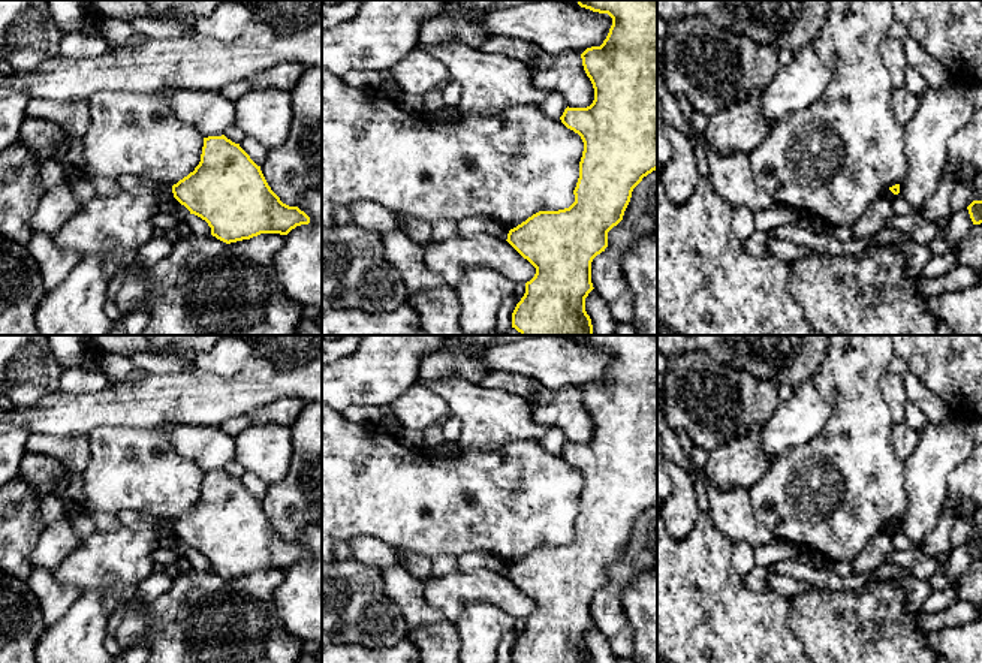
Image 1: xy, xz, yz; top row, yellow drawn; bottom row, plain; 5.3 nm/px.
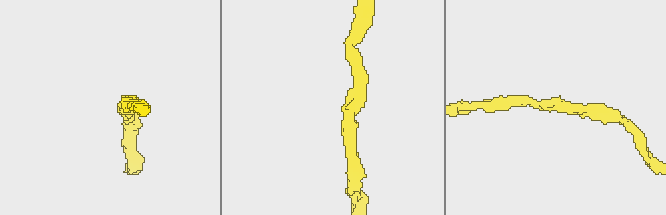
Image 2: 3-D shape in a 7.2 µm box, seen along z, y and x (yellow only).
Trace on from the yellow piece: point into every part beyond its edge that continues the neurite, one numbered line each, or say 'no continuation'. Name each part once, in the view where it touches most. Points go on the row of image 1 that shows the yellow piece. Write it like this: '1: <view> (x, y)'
no continuation

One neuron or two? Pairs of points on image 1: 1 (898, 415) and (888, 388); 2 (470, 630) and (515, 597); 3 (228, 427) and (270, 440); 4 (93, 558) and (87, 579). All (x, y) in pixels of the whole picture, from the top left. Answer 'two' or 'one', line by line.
1: one
2: two
3: two
4: one

